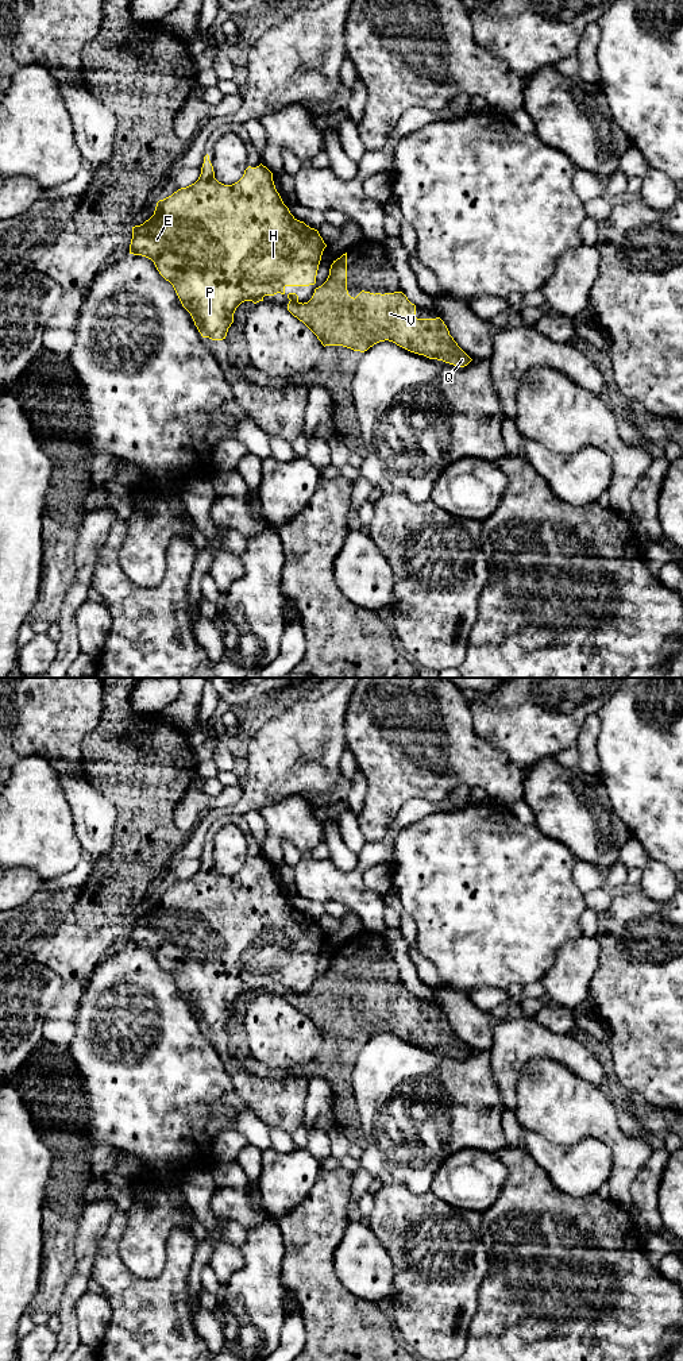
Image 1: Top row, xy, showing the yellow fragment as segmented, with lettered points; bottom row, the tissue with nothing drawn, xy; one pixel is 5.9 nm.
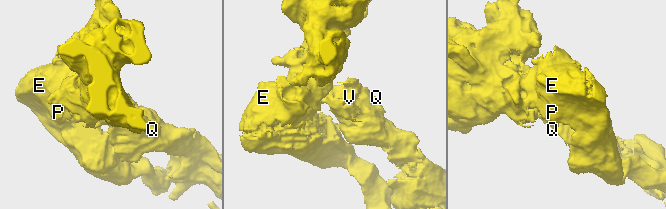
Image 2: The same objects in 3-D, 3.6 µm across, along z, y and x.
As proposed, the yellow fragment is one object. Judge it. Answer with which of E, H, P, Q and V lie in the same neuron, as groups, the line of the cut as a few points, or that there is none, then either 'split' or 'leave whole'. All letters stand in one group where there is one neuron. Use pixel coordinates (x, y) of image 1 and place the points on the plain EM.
E H P / Q V; cut in xy along (290, 990), (297, 993); split

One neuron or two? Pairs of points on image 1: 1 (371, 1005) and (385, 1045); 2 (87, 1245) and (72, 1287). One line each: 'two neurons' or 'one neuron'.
1: two neurons
2: one neuron

